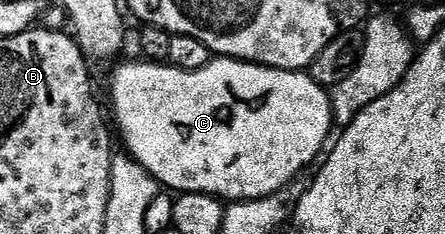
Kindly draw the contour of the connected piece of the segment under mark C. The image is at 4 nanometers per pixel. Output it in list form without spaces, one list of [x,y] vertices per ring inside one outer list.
[[[229,58],[211,59],[208,66],[191,72],[171,68],[162,62],[120,64],[110,80],[110,100],[114,103],[118,132],[126,143],[125,151],[144,166],[161,187],[162,184],[166,187],[163,189],[178,194],[212,194],[223,202],[274,196],[287,184],[299,179],[302,171],[314,159],[319,159],[318,151],[322,147],[325,149],[331,139],[334,118],[327,89],[305,71],[285,72]]]

